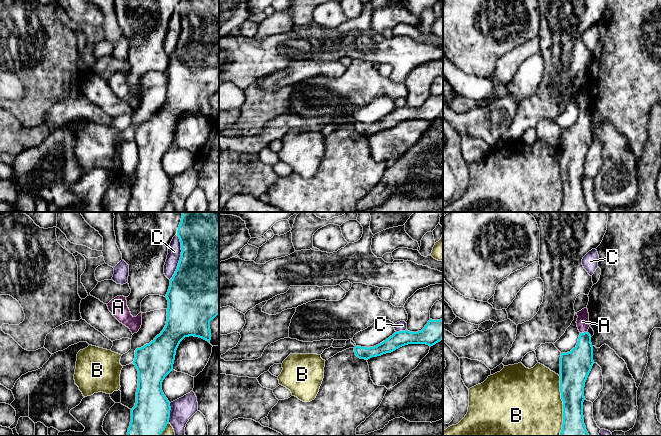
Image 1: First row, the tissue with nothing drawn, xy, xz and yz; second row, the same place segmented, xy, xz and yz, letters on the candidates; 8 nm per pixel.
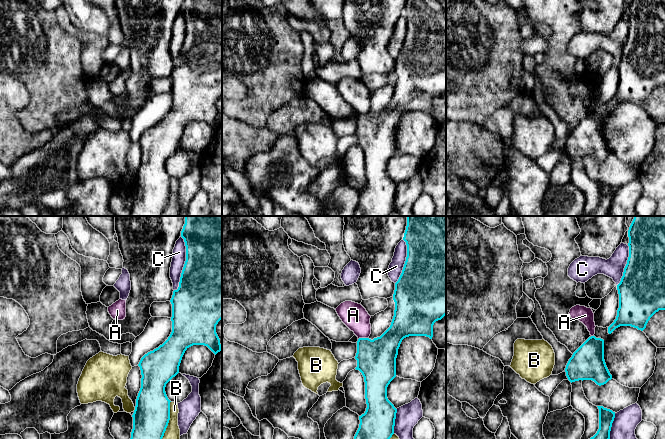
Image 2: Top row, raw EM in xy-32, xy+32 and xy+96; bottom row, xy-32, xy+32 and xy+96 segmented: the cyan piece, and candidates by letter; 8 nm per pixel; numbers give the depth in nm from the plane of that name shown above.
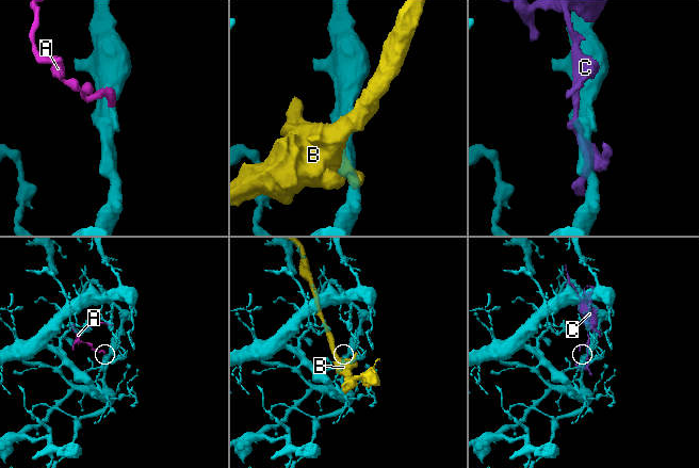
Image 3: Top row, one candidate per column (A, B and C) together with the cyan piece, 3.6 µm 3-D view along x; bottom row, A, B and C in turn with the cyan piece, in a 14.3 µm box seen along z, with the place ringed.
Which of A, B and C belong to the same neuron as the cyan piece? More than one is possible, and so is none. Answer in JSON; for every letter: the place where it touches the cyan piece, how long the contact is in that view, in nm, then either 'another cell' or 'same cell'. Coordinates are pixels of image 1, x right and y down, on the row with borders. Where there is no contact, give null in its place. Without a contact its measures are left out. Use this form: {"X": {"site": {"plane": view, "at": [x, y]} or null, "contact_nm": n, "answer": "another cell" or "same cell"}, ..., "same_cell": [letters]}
{"A": {"site": {"plane": "yz", "at": [584, 332]}, "contact_nm": 70, "answer": "same cell"}, "B": {"site": {"plane": "yz", "at": [563, 405]}, "contact_nm": 480, "answer": "another cell"}, "C": {"site": {"plane": "xy", "at": [180, 257]}, "contact_nm": 360, "answer": "another cell"}, "same_cell": ["A"]}

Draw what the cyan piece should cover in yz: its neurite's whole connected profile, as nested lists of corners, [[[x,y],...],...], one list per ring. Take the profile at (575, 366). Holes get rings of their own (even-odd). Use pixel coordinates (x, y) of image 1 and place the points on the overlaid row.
[[[587,307],[576,313],[580,332],[578,343],[560,357],[560,392],[563,401],[563,424],[560,436],[589,436],[584,424],[584,387],[594,364],[591,335],[588,333]]]

